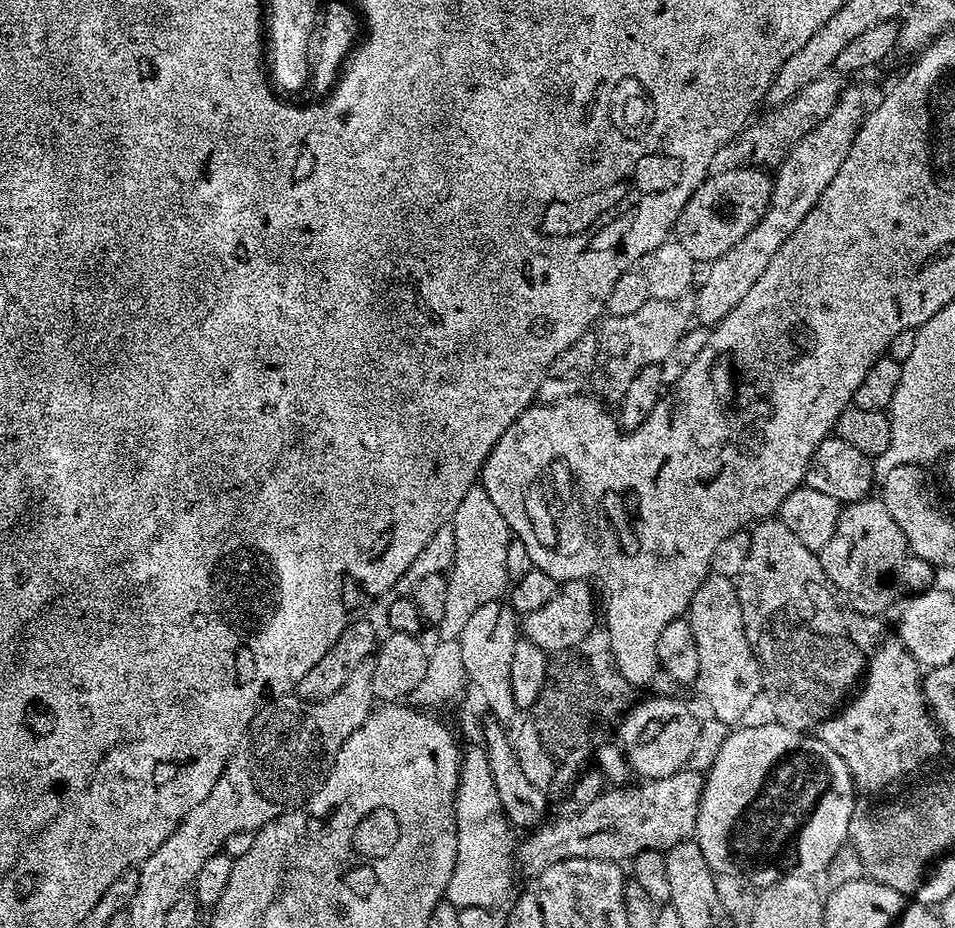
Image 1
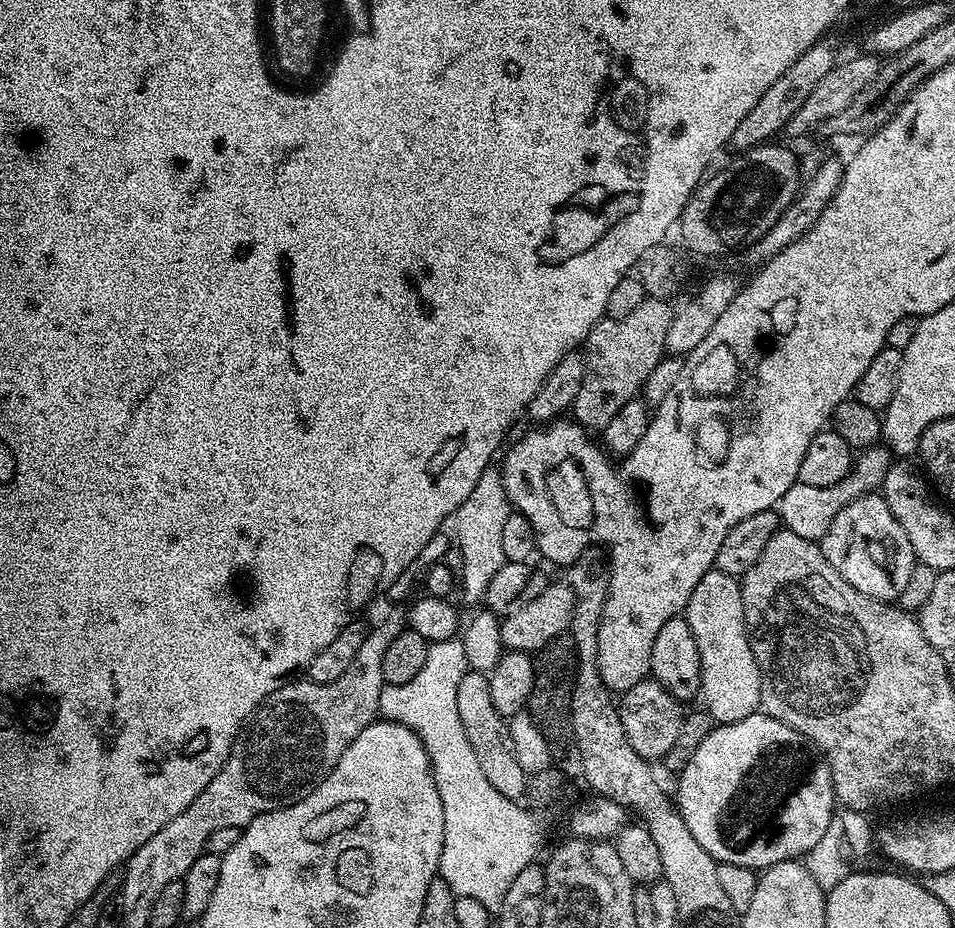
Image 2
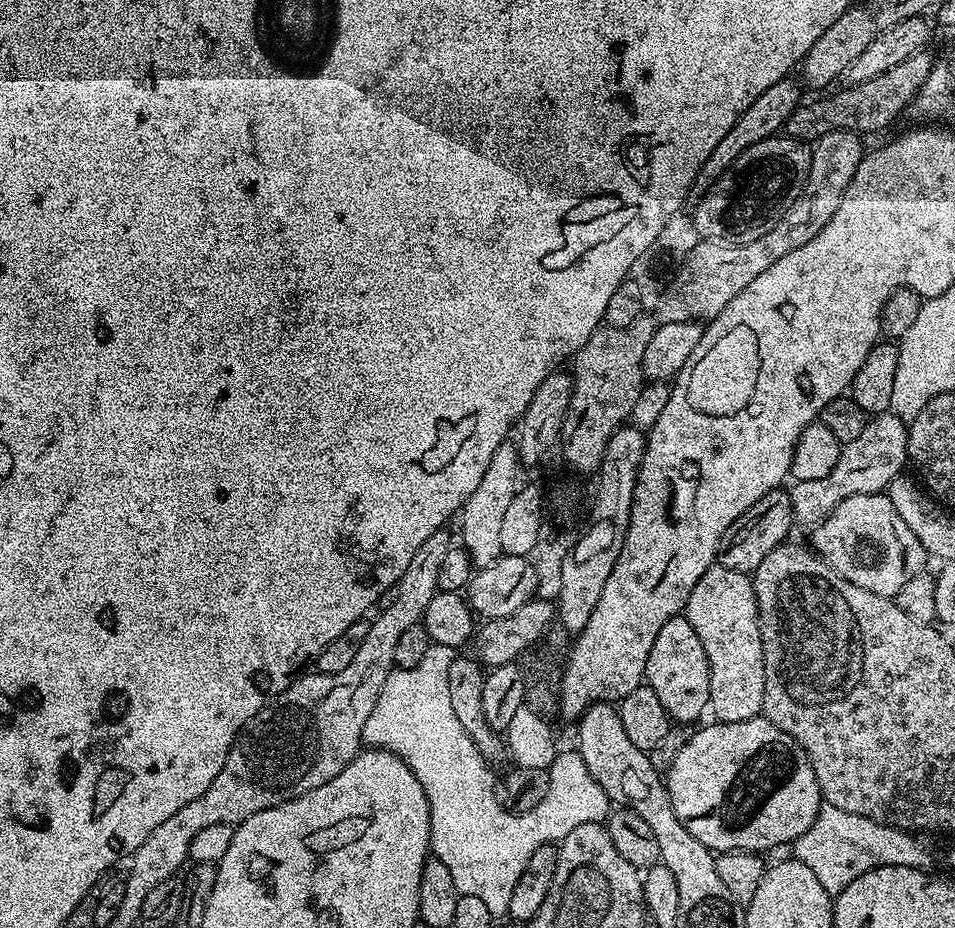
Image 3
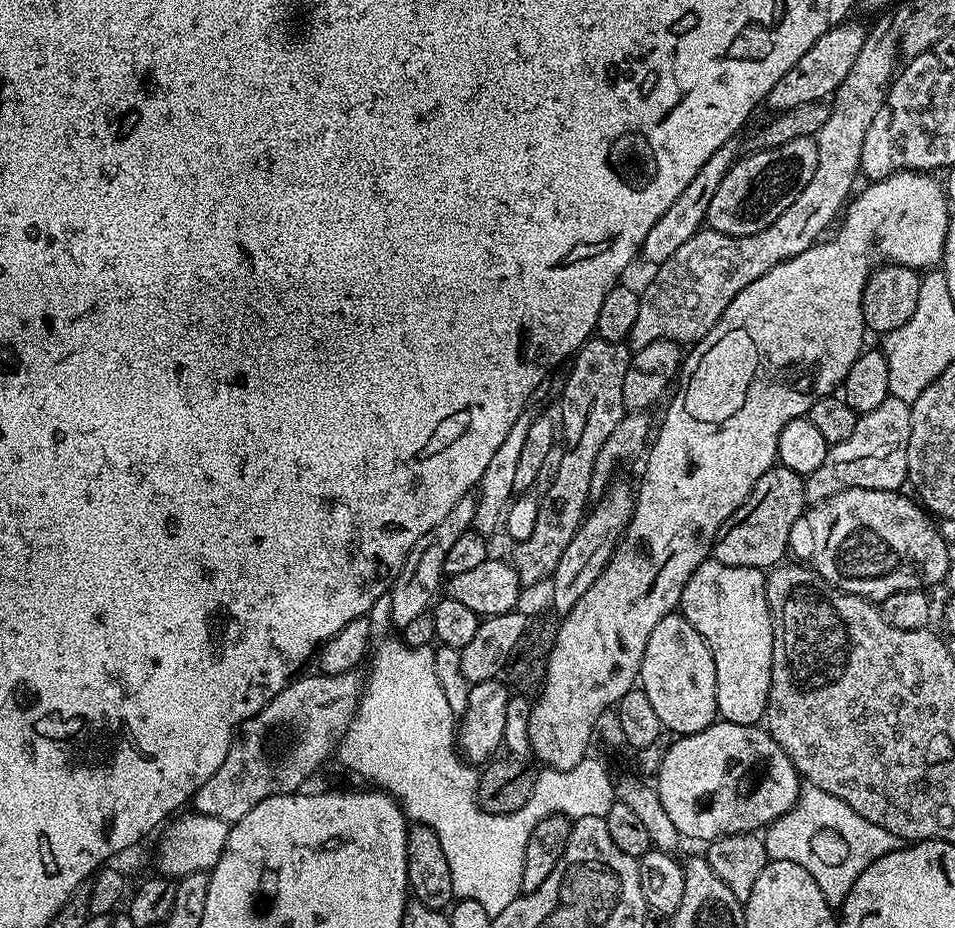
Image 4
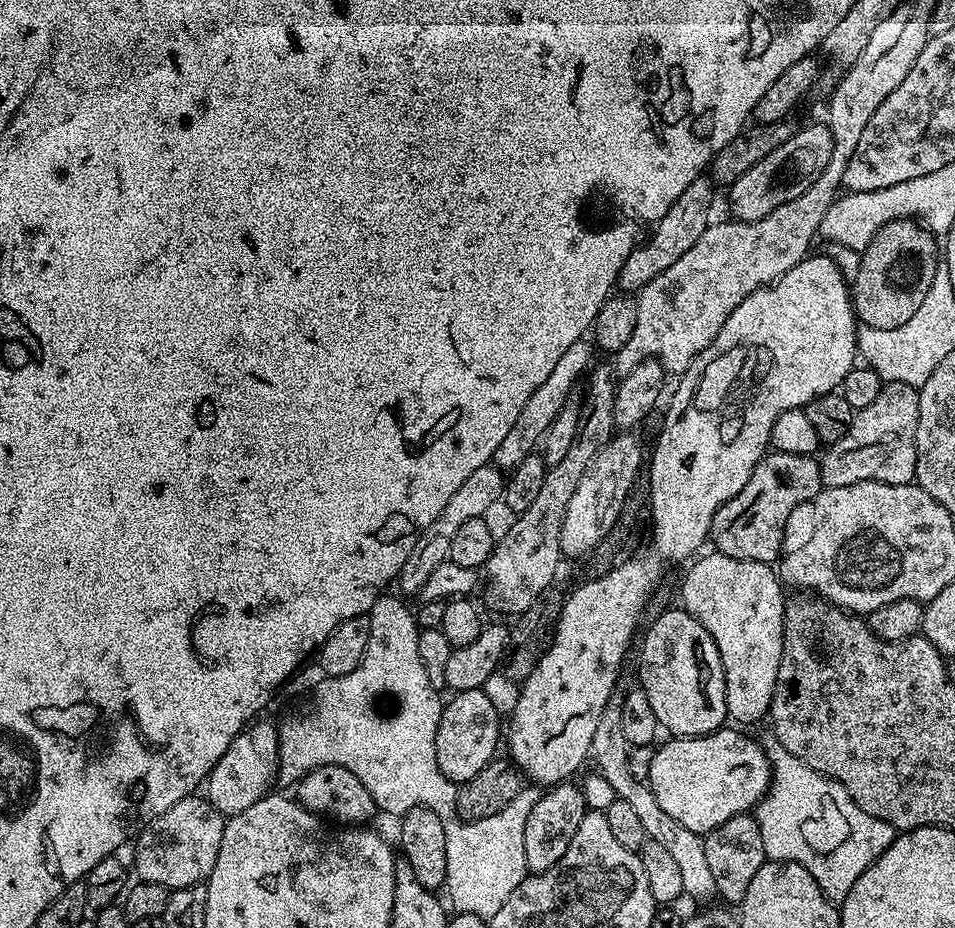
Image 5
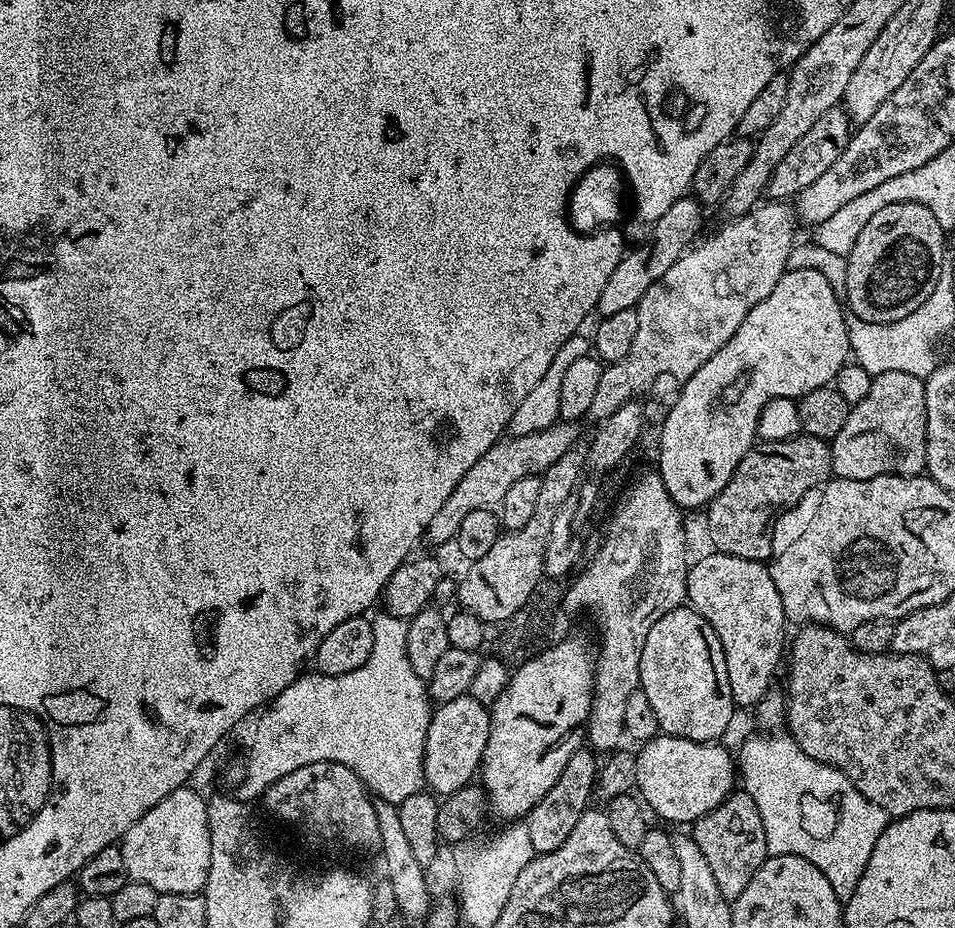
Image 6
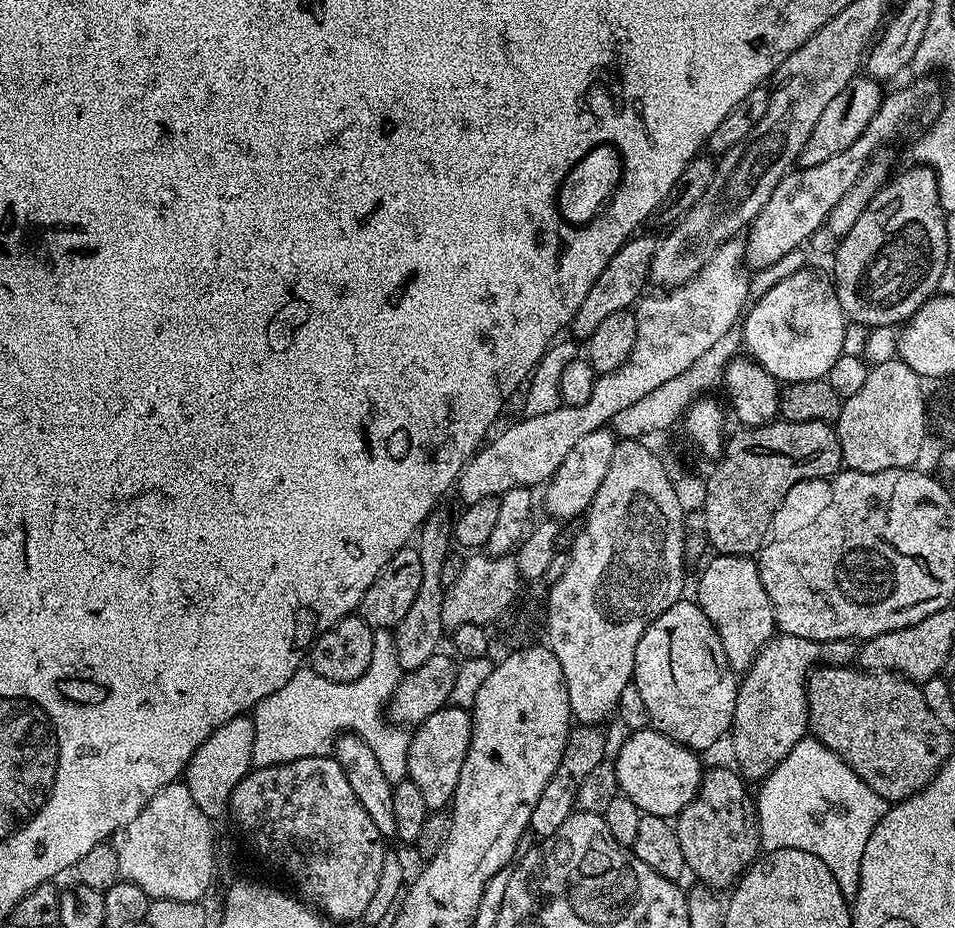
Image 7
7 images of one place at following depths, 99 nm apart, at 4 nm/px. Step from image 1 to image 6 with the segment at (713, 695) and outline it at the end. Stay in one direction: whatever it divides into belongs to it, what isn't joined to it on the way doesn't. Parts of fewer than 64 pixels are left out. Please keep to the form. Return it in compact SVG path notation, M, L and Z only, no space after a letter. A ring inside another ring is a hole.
M715 550L709 553L689 567L686 600L698 615L710 622L714 634L718 634L718 642L722 642L733 705L752 710L773 687L772 675L779 664L781 667L786 652L782 598L778 598L774 578L770 578L761 561Z

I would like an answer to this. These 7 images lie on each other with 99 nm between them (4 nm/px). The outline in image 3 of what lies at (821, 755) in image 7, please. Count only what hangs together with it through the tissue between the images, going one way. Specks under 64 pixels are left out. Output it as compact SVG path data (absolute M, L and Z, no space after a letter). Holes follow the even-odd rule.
M821 807L818 818L806 830L806 834L794 841L791 845L791 855L802 861L814 875L826 894L835 898L854 878L862 878L875 868L882 866L910 866L911 868L924 868L924 852L915 835L904 832L901 828L891 828L885 824L874 822L870 818L862 818L858 814L850 814L846 810Z

